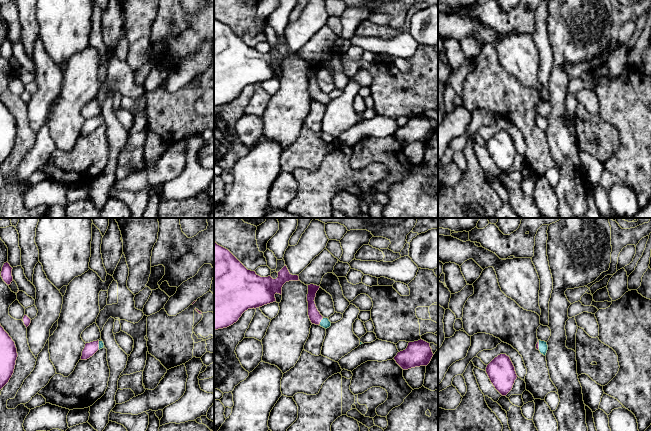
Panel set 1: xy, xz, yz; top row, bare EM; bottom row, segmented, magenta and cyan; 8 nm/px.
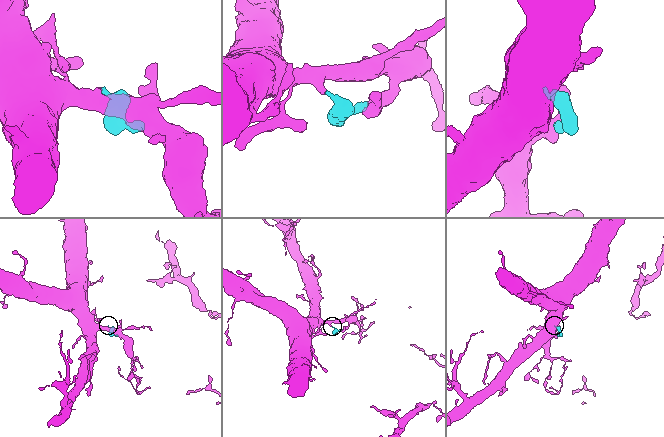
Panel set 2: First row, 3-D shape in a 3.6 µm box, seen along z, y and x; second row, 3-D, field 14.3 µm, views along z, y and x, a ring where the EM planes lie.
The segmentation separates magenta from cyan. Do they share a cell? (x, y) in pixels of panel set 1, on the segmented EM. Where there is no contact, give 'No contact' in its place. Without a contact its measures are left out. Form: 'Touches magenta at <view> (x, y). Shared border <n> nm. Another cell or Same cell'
Touches magenta at xz (320, 321). Shared border 80 nm. Same cell

